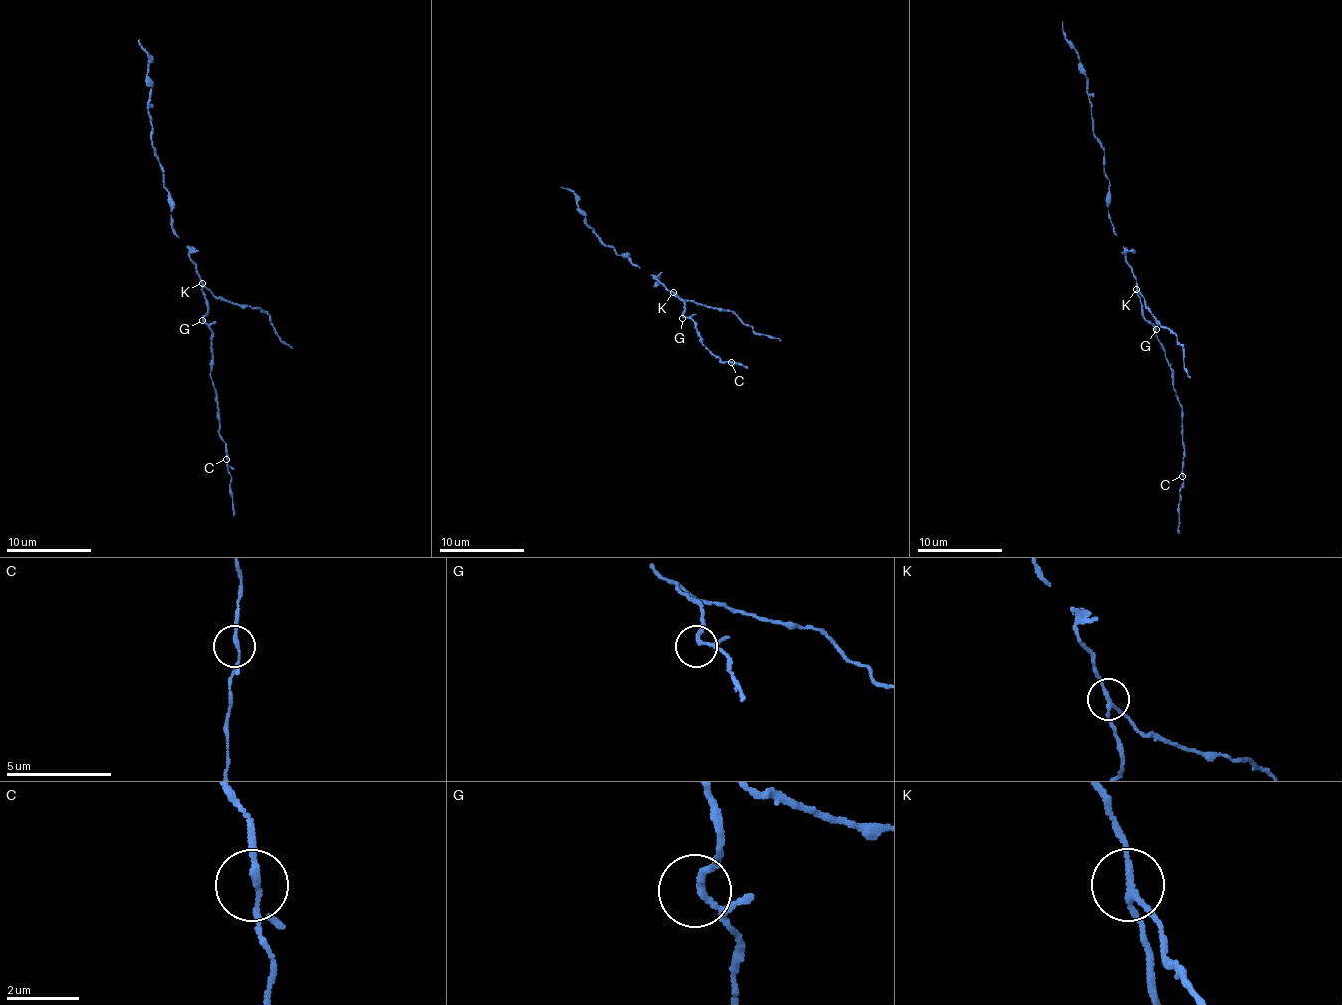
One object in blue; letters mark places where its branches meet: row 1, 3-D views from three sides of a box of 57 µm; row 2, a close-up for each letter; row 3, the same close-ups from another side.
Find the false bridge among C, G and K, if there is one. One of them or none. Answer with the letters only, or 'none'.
K

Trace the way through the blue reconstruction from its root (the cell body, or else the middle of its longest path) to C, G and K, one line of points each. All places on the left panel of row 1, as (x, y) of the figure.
C: (196, 269), (208, 308), (204, 323), (212, 332), (210, 376), (217, 394), (219, 437), (226, 444), (226, 459)
G: (196, 269), (208, 308), (202, 320)
K: (196, 269), (202, 284)

